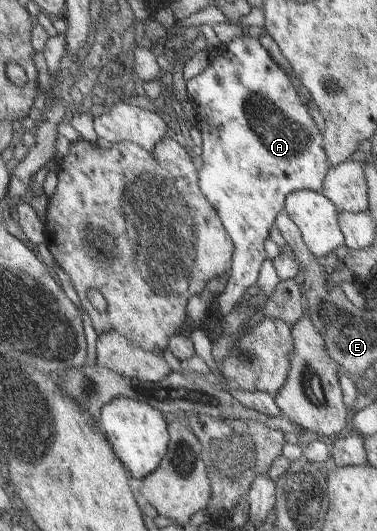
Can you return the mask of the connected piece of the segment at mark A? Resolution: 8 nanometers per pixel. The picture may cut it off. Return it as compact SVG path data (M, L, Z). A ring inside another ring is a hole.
M237 28L215 33L215 36L221 45L208 52L207 66L186 81L186 89L195 111L194 136L197 140L196 150L202 160L201 170L198 171L200 176L197 176L200 192L219 214L235 246L232 272L229 272L223 292L213 299L209 310L212 316L221 320L231 312L233 304L241 300L247 287L256 284L260 268L266 260L263 242L268 238L269 228L276 217L284 211L287 197L301 190L321 191L329 167L317 126L309 118L305 106L299 102L287 75L275 66L271 56L257 42L258 39L242 34Z

